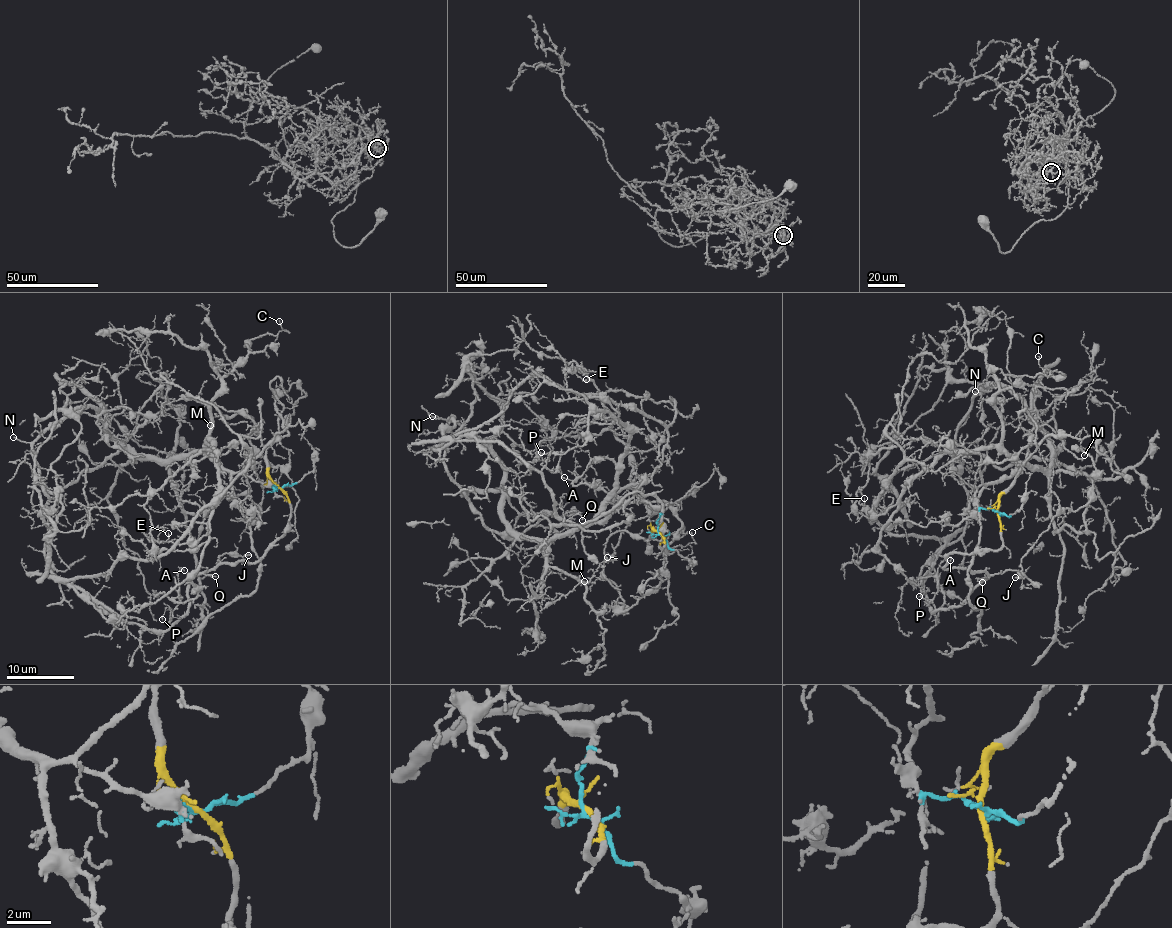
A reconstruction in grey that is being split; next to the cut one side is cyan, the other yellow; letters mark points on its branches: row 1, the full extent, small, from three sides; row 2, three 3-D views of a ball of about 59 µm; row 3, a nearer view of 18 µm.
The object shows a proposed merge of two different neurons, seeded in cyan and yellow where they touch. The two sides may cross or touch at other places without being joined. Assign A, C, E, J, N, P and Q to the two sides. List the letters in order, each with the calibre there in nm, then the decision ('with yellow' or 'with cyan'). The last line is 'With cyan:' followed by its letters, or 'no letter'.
A: 120 nm | with yellow
C: 120 nm | with cyan
E: 130 nm | with cyan
J: 140 nm | with yellow
N: 150 nm | with cyan
P: 90 nm | with yellow
Q: 100 nm | with yellow
With cyan: C, E, N

